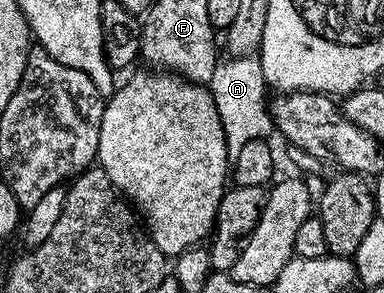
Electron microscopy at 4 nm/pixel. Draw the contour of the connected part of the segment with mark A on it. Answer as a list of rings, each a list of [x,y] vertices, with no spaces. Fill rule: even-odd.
[[[228,56],[217,61],[214,68],[214,76],[210,83],[212,92],[212,99],[218,108],[218,116],[222,120],[222,128],[226,136],[226,148],[228,149],[229,159],[236,158],[238,151],[250,144],[250,140],[258,140],[259,138],[267,139],[268,133],[273,133],[274,127],[272,125],[272,116],[270,113],[270,104],[268,95],[266,96],[266,83],[264,80],[264,73],[262,72],[262,64],[259,57],[256,56]]]

